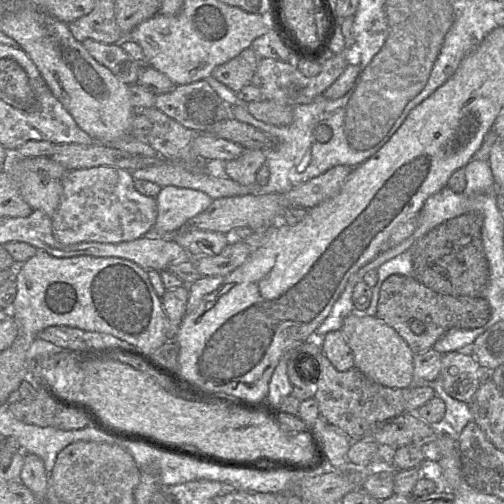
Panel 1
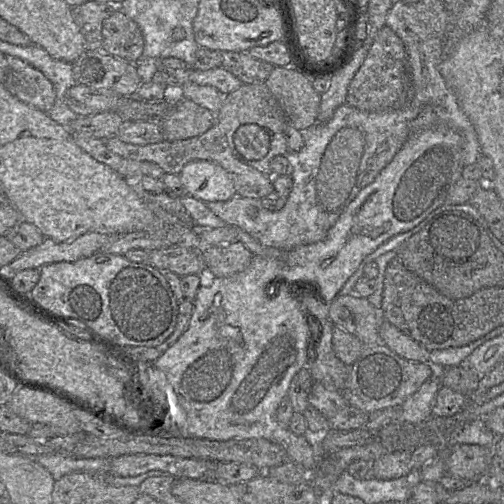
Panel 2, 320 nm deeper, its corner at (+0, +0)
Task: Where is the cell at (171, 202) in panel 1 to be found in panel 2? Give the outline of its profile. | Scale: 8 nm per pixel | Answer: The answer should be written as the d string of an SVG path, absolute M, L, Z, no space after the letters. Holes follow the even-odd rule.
M192 161L183 167L179 177L187 194L204 203L227 201L236 195L230 174L212 161Z

